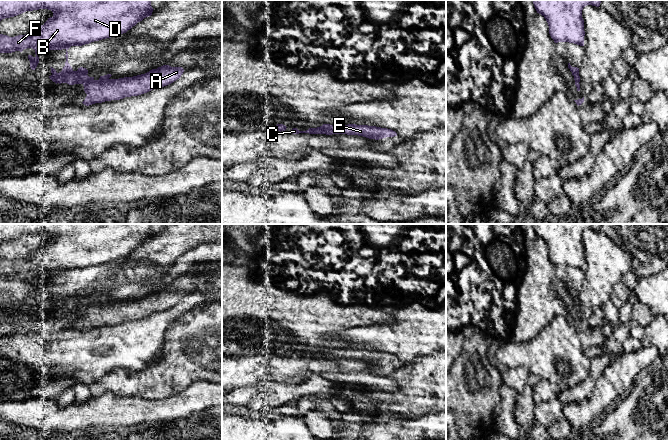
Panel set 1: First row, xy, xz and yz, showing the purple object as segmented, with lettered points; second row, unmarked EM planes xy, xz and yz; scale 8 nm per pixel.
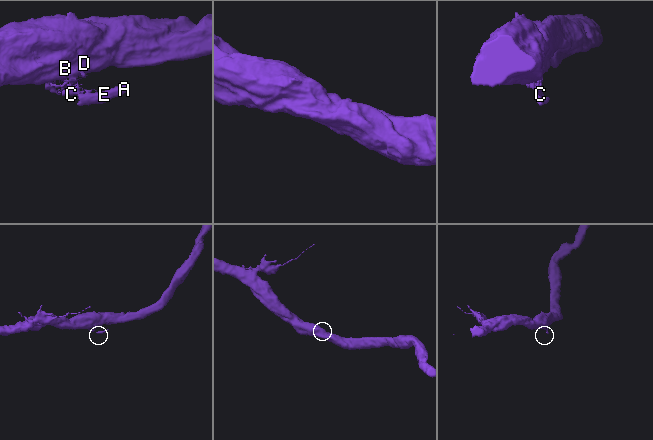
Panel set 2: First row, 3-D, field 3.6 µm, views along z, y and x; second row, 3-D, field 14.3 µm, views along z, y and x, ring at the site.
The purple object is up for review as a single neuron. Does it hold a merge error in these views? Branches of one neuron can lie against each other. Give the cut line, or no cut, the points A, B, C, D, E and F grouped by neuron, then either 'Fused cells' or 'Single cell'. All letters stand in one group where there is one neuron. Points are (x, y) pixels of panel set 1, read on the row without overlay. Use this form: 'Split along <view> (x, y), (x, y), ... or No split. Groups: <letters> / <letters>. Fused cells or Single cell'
Split along xy (94, 304), (88, 304), (83, 308). Groups: A E / B C D F. Fused cells

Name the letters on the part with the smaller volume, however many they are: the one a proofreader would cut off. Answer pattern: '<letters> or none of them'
A, E

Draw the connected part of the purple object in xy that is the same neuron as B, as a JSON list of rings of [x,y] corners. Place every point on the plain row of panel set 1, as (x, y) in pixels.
[[[0,224],[0,245],[26,235],[39,233],[51,234],[53,240],[29,258],[15,261],[0,258],[0,277],[22,276],[24,273],[32,272],[35,274],[36,280],[28,279],[28,283],[30,292],[35,294],[39,287],[37,275],[40,272],[45,272],[47,276],[65,273],[65,290],[59,297],[50,291],[52,299],[49,302],[56,308],[67,307],[69,309],[94,305],[94,301],[87,299],[88,294],[86,292],[80,291],[77,295],[74,295],[68,287],[67,274],[71,270],[82,270],[126,257],[138,246],[151,240],[154,234],[151,230],[151,224]]]

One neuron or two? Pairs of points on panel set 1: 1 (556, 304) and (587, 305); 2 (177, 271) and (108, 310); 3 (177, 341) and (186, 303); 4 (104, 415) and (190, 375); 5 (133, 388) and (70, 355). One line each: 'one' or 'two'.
1: two
2: two
3: two
4: two
5: two

